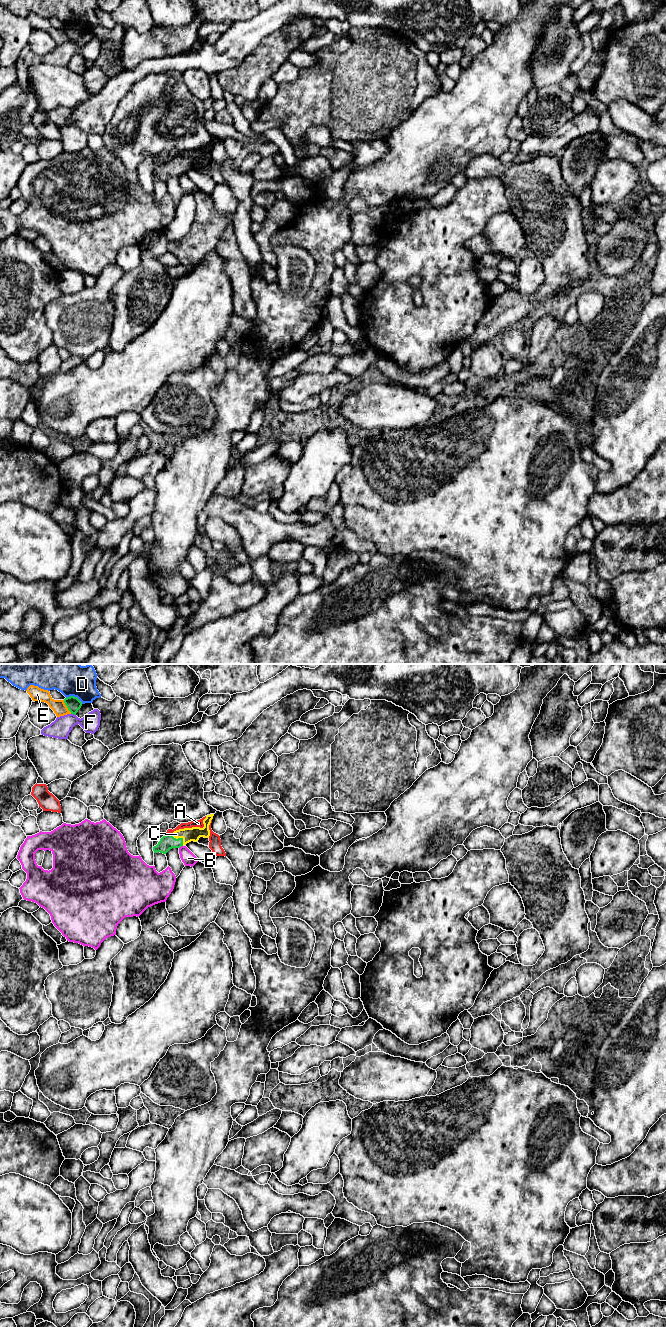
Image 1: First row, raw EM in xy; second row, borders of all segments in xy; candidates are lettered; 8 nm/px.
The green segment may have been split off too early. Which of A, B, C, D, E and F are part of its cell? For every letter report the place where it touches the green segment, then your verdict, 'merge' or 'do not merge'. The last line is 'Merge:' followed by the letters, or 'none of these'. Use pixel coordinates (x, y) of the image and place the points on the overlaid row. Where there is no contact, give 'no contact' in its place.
A: xy (169, 834) | do not merge
B: xy (180, 846) | do not merge
C: xy (179, 838) | merge
D: xy (74, 697) | do not merge
E: xy (67, 707) | do not merge
F: xy (73, 713) | do not merge
Merge: C

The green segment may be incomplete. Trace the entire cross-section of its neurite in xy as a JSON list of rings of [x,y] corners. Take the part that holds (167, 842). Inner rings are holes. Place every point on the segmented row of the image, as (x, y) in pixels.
[[[214,814],[207,815],[203,820],[204,827],[184,828],[174,831],[171,834],[163,836],[158,844],[153,847],[154,853],[160,852],[166,854],[172,848],[180,848],[187,843],[197,842],[200,837],[209,838],[209,825],[213,819]]]

